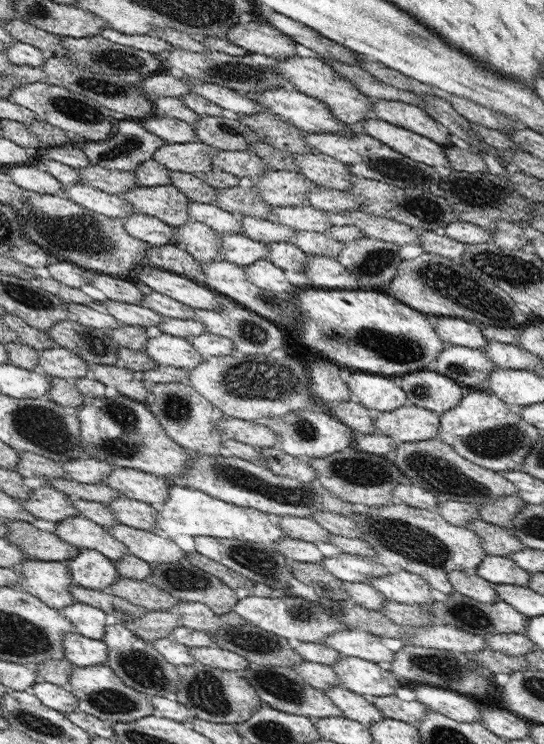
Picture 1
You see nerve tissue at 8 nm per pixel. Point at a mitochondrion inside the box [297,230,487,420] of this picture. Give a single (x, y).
(394, 348)

